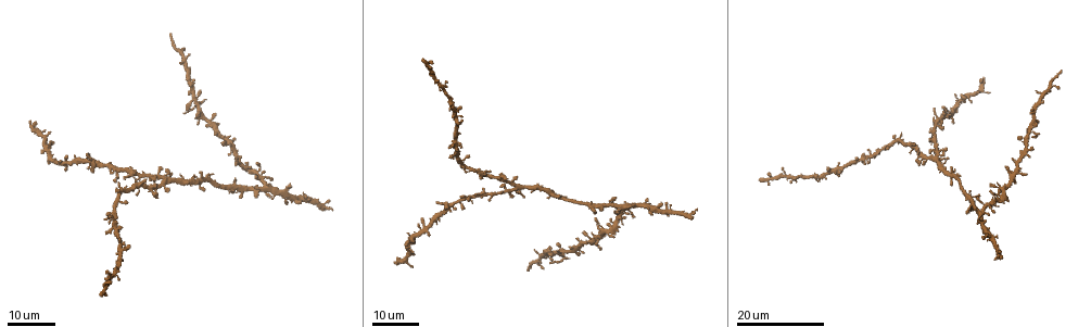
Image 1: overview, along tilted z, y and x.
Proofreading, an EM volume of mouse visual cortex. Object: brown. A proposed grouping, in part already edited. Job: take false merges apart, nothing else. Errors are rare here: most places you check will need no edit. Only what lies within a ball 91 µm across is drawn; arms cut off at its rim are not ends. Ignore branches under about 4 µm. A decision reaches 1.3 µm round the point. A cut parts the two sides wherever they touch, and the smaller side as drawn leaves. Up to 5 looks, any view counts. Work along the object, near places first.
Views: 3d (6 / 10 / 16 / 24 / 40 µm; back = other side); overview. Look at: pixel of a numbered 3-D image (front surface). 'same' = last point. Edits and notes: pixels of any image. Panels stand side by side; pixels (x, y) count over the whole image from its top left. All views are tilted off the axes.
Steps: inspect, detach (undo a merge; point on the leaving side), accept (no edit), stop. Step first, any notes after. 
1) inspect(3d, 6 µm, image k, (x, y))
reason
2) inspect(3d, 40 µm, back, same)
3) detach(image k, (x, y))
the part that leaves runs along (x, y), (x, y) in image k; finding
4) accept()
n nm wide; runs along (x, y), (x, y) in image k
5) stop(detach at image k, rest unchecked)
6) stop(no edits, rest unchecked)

inspect(3d, 16 µm, image 1, (984, 210))
arms part here

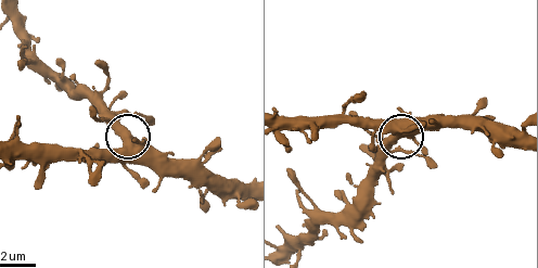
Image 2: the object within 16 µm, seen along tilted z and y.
inspect(3d, 10 µm, same)

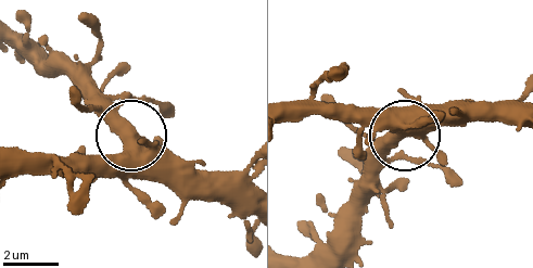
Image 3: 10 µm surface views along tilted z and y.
accept()
side arm 17 µm; continuous, no second neuron

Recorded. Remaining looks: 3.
inspect(3d, 16 µm, image 1, (514, 187))
four or more arms meet

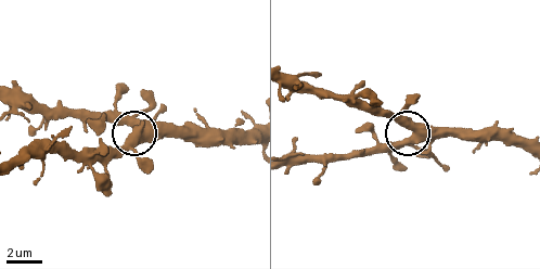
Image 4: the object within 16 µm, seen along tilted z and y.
inspect(3d, 6 µm, image 4, (414, 137))

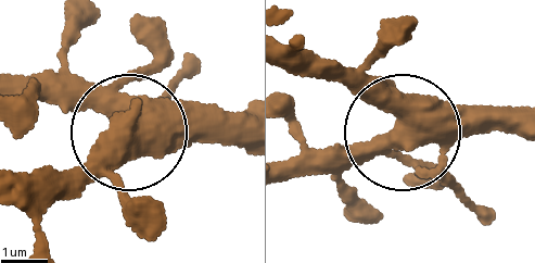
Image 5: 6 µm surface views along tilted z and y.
inspect(3d, 6 µm, back, image 5, (399, 132))
from behind

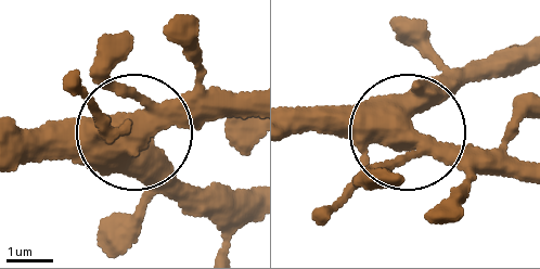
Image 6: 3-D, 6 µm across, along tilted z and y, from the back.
accept()
5 arms; runs along (20, 145), (97, 149), (181, 115), (253, 116) in image 6; continuous, no second neuron

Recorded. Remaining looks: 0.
stop(no edits, rest unchecked)

